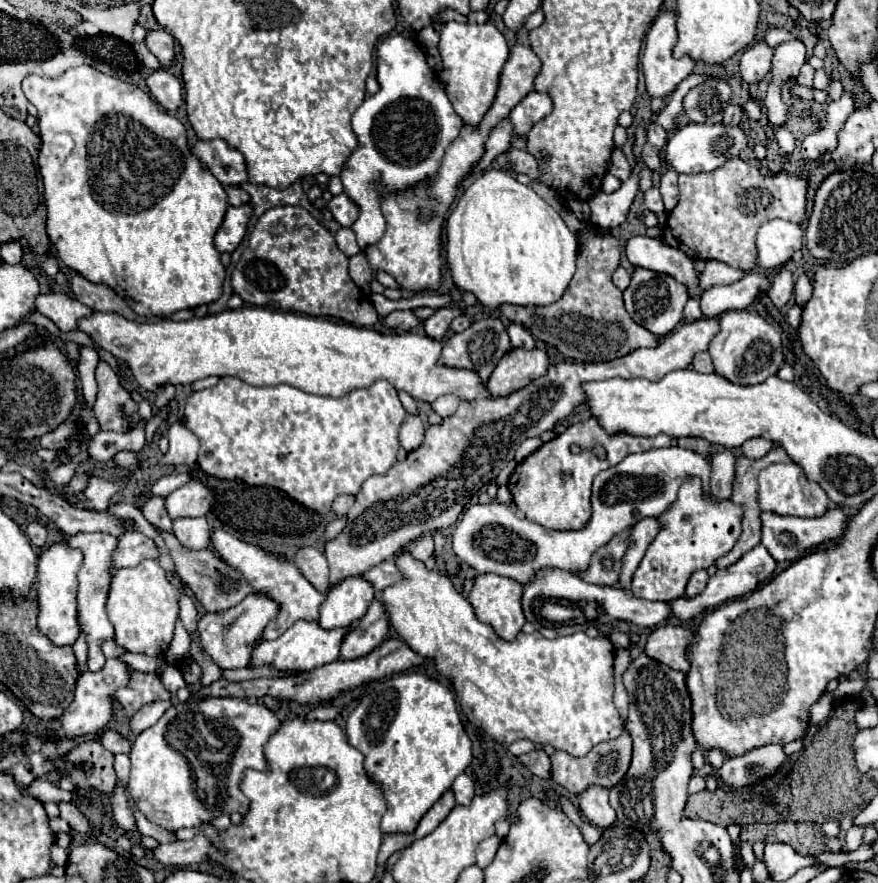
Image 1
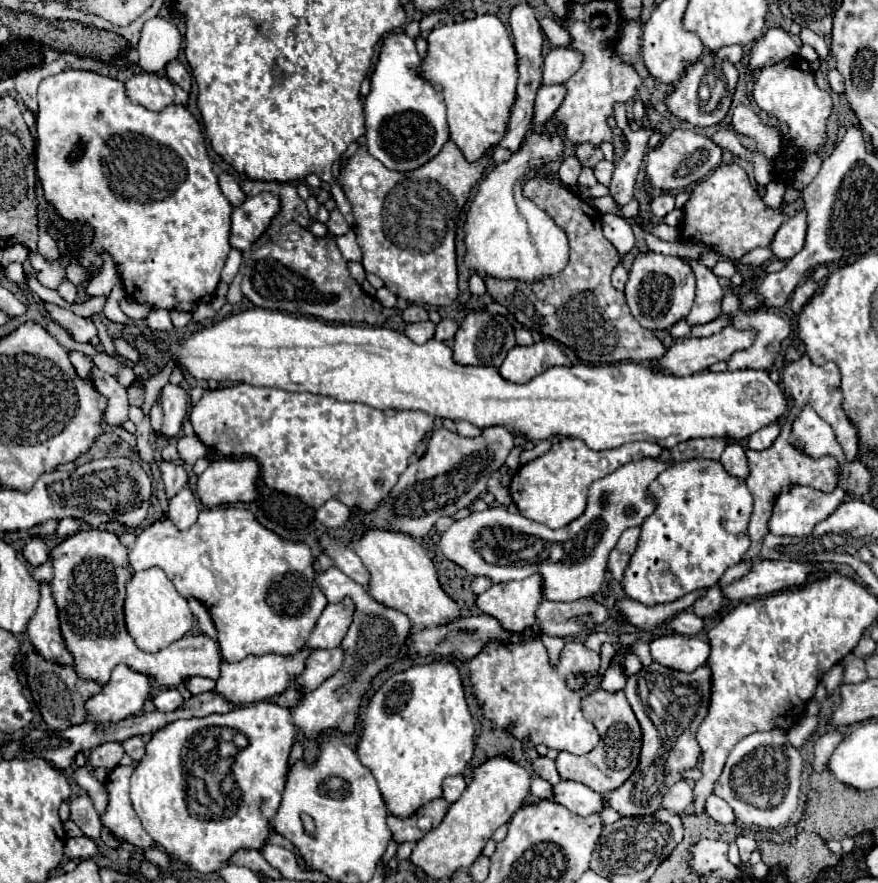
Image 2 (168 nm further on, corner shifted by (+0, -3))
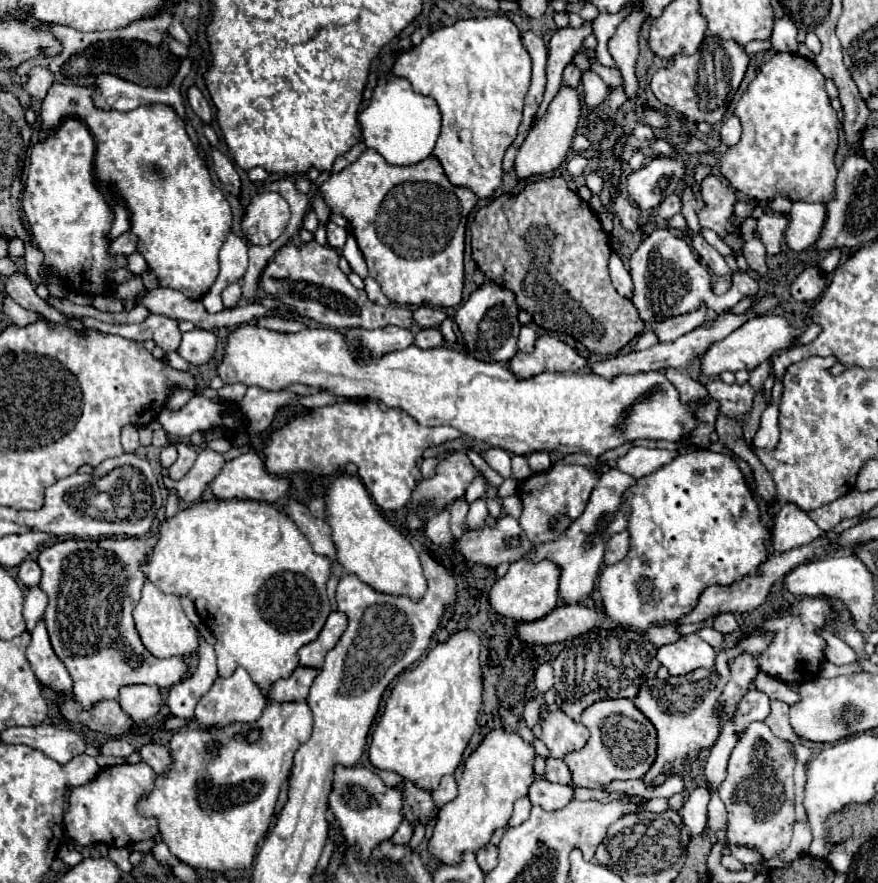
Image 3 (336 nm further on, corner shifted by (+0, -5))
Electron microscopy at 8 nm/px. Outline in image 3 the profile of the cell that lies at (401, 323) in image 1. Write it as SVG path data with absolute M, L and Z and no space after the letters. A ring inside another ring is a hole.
M419 306L413 310L413 320L419 328L435 328L445 320L445 312L431 306Z

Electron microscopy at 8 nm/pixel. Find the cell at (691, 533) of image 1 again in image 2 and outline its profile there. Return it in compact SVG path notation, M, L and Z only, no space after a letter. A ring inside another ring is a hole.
M719 460L673 462L673 466L661 472L649 484L649 492L655 498L655 510L643 520L637 550L619 582L627 598L645 606L675 602L693 590L715 586L727 568L739 564L745 558L749 548L747 524L753 510L753 498L745 480L727 474Z

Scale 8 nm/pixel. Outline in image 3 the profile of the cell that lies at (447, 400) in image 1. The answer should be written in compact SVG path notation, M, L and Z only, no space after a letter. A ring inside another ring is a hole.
M487 448L483 452L483 458L503 478L509 478L511 476L511 458L509 458L509 454L505 450L501 450L501 448Z

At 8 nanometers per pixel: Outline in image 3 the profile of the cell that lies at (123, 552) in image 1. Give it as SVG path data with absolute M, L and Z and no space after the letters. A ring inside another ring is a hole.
M205 500L165 520L155 536L157 544L145 556L141 570L163 592L193 600L201 622L217 638L215 654L219 676L231 676L237 666L243 666L265 690L275 680L291 676L299 666L299 648L319 636L331 612L325 594L331 562L313 552L311 542L293 520L265 502Z

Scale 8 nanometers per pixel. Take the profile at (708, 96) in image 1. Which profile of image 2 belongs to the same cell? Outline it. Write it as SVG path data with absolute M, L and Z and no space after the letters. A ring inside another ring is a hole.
M705 52L701 58L689 62L683 68L683 76L673 84L673 90L665 96L665 104L669 112L677 118L689 122L691 126L703 128L713 126L725 118L731 106L731 98L739 80L739 70L729 60L717 58L713 52Z

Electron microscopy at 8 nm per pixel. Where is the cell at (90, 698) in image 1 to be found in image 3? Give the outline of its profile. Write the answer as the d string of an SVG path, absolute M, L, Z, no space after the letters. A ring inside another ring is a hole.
M129 684L119 690L119 706L135 722L145 722L153 718L159 712L159 704L161 704L161 694L157 686Z

